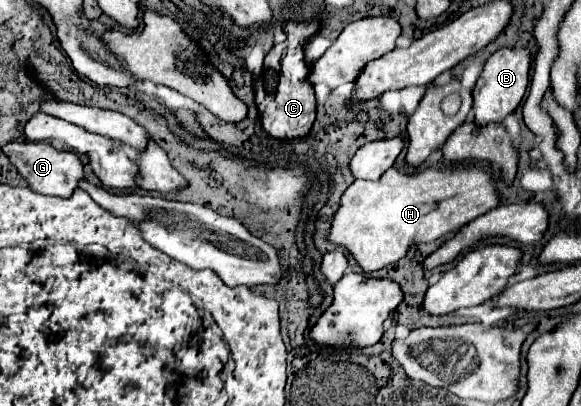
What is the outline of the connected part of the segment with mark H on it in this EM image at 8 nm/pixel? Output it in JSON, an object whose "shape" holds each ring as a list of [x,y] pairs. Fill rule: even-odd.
{"shape":[[[483,164],[447,170],[431,168],[411,176],[403,174],[403,186],[399,172],[391,168],[377,182],[355,180],[343,192],[341,204],[331,218],[327,240],[351,252],[357,266],[369,274],[399,262],[417,244],[435,242],[459,230],[497,204],[495,182]]]}

